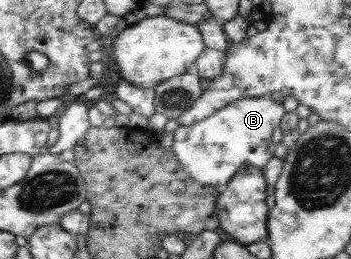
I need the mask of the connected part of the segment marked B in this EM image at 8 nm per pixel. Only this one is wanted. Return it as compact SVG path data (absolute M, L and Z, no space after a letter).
M269 95L237 99L196 125L180 125L174 132L172 150L195 180L223 189L244 163L262 170L273 159L270 143L284 115L282 102L274 101Z

